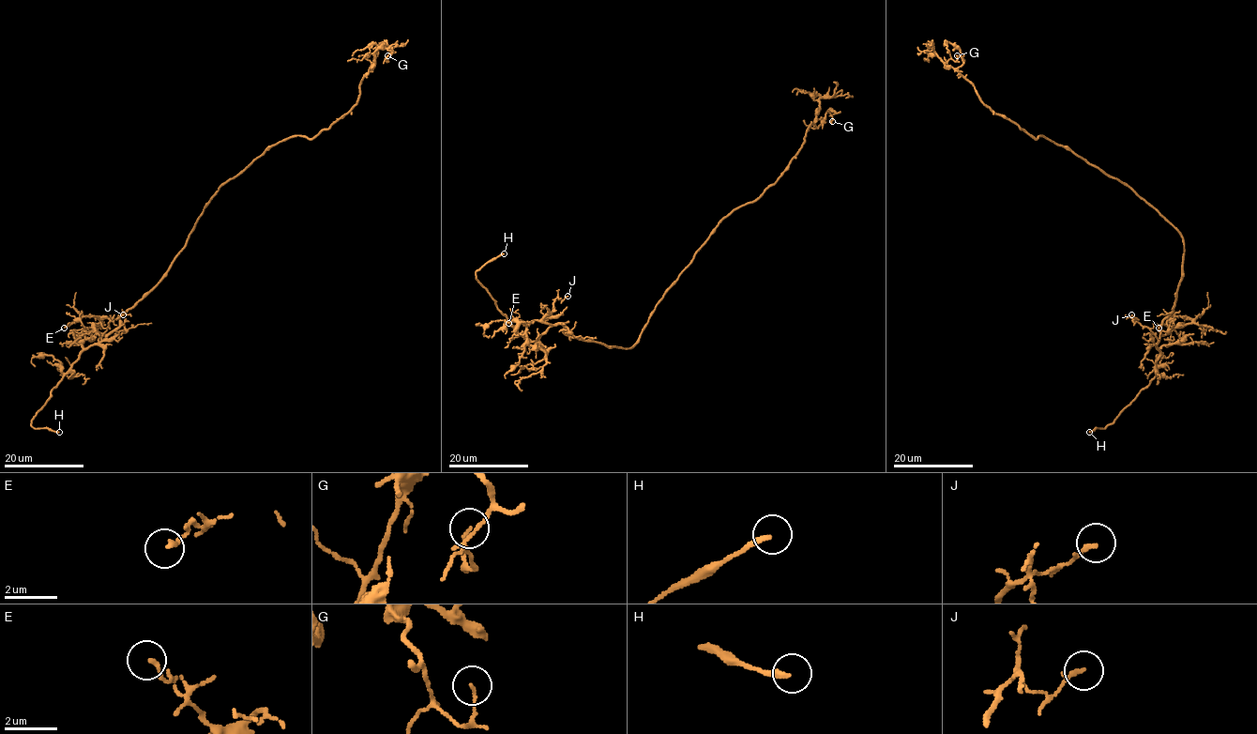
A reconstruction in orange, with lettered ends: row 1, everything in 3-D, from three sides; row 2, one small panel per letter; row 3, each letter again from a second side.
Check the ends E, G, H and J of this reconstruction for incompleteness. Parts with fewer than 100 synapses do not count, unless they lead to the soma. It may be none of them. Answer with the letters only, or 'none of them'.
H

